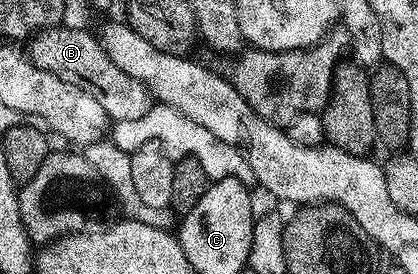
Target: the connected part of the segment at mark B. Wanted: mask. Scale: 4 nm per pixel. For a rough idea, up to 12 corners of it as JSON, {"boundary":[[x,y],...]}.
{"boundary":[[88,28],[40,34],[33,62],[87,91],[113,121],[151,108]]}

